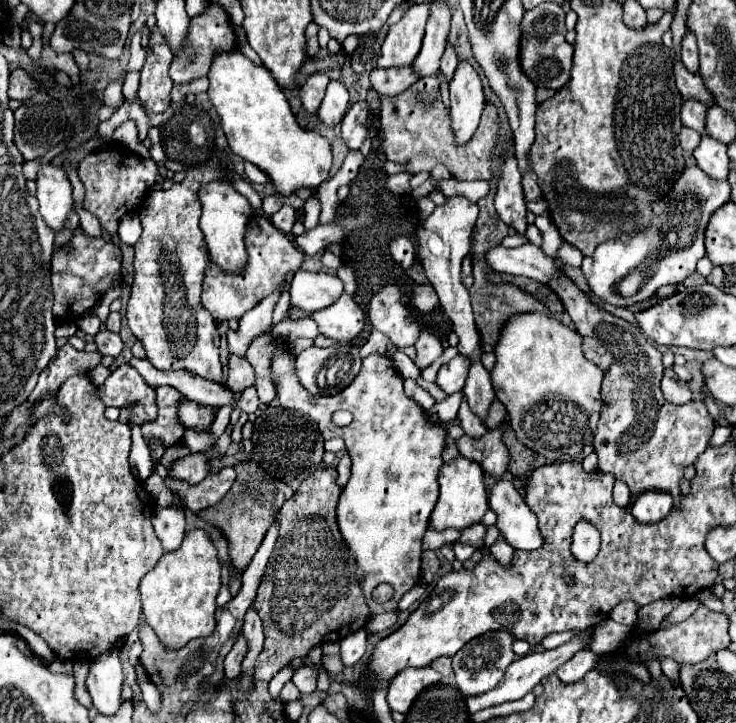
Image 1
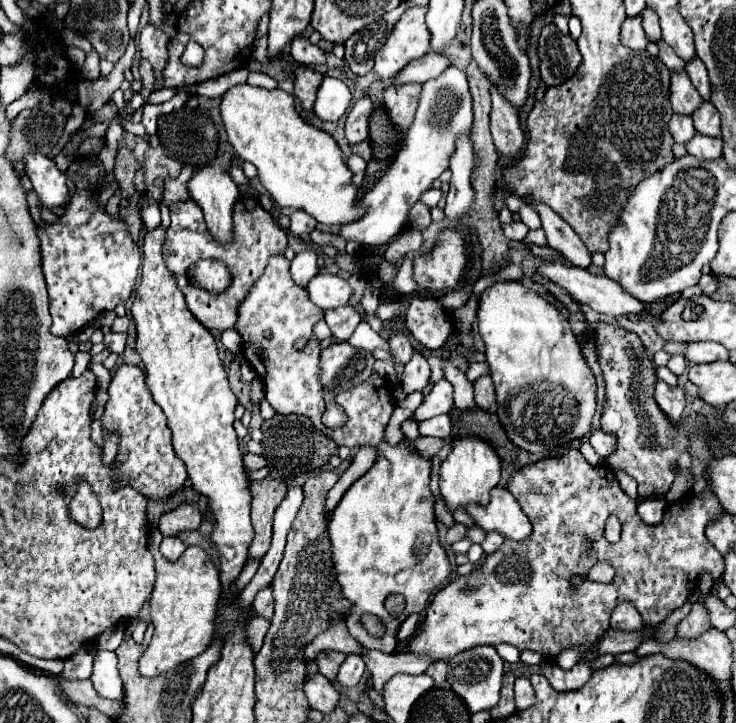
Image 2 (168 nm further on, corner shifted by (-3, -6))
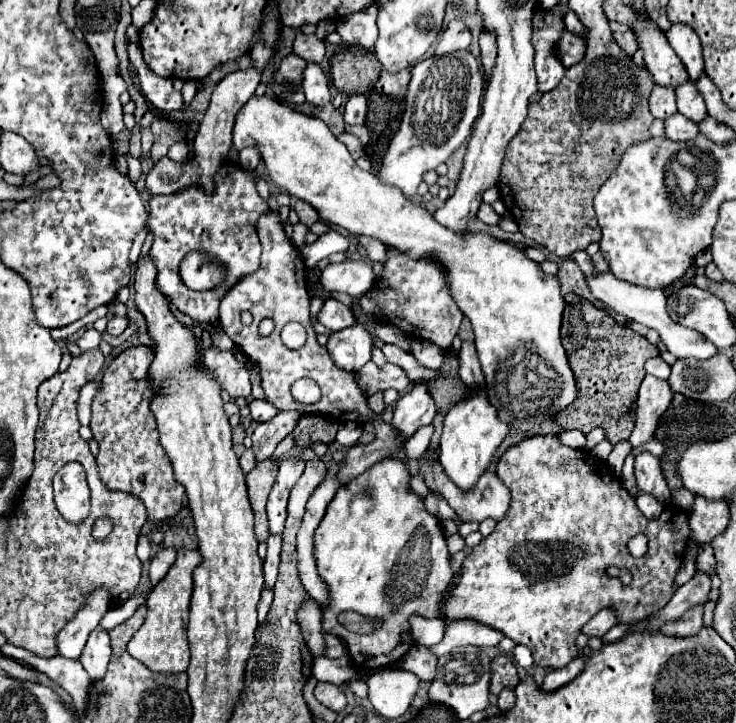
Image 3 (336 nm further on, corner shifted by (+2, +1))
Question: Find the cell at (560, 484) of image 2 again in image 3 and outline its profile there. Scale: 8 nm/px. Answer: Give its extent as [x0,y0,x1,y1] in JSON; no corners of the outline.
[441,434,691,668]

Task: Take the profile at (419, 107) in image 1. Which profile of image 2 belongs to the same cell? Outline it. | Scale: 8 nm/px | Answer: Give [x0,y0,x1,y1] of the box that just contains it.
[384,83,420,131]

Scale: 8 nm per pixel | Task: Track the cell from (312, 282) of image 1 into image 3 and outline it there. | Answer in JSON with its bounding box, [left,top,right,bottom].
[319,260,375,298]

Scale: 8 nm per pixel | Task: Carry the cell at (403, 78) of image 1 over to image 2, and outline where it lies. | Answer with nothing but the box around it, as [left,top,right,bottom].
[394,53,452,83]

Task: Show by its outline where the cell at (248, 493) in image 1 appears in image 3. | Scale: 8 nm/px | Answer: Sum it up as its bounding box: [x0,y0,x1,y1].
[247,460,277,542]

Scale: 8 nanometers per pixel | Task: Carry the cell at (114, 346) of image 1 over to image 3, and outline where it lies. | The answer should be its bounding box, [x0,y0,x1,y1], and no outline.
[107,318,127,336]

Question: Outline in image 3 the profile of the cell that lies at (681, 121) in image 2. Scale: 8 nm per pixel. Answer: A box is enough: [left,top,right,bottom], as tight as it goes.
[649,86,677,120]

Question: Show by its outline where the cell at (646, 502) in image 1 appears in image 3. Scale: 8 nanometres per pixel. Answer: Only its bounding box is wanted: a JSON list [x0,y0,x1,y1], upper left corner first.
[637,494,663,518]

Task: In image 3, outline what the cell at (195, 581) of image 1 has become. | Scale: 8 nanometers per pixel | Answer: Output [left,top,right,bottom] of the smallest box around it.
[127,548,199,672]

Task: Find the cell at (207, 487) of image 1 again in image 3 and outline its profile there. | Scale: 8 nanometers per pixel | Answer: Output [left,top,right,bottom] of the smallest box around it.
[271,434,294,462]

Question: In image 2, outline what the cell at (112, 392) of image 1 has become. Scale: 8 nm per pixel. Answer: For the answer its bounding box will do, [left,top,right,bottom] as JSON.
[100,363,188,501]

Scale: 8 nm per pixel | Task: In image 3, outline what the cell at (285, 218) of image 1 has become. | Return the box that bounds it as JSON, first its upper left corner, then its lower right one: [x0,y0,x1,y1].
[295,200,319,226]

